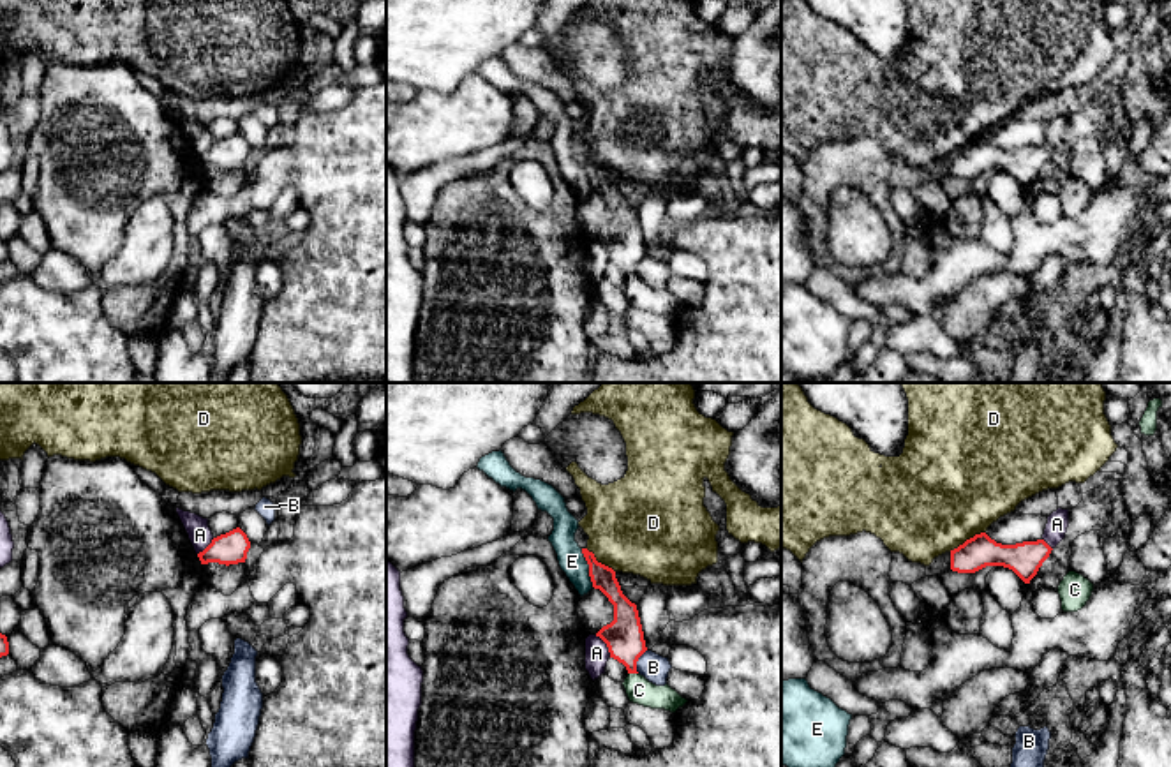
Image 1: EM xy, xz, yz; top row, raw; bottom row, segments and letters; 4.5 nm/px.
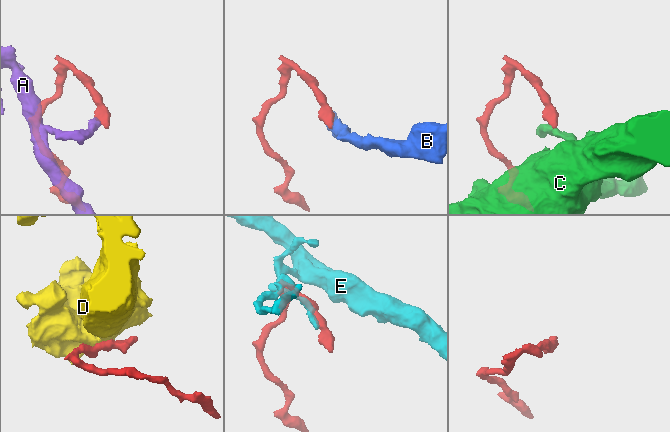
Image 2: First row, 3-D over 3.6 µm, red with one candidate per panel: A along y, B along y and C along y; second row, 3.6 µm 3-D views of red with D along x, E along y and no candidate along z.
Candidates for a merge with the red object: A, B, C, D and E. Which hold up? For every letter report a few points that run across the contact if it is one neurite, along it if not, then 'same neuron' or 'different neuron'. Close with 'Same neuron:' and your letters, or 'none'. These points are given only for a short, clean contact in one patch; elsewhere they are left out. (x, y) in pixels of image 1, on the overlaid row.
A: line xz (595, 635), (605, 644), (611, 656); different neuron
B: line xz (646, 649), (637, 662), (637, 672); different neuron
C: line xz (625, 639), (633, 672), (633, 683), (639, 690); same neuron
D: line yz (984, 531), (949, 551); different neuron
E: different neuron
Same neuron: C

